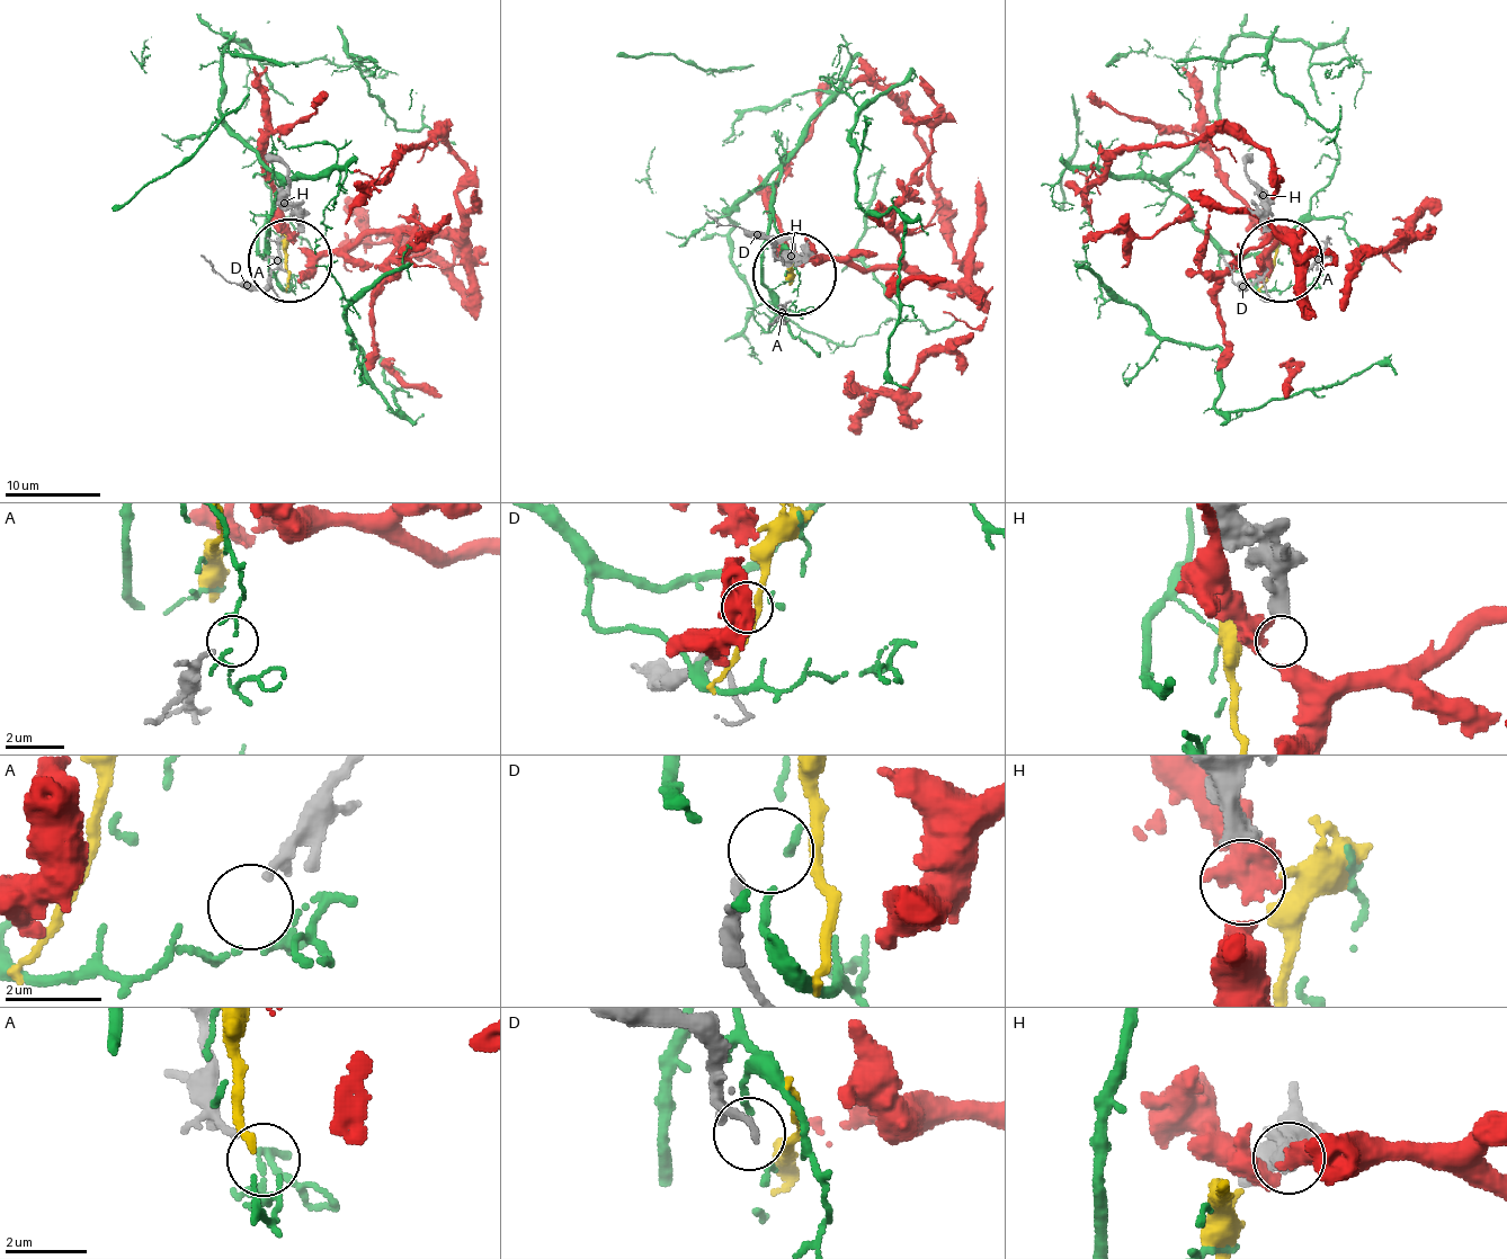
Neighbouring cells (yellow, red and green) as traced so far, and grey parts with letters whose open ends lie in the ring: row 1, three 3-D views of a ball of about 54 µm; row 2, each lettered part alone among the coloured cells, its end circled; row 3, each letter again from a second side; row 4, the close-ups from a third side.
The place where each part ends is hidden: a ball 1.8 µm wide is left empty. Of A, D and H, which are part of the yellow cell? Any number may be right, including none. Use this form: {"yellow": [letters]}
{"yellow": []}

